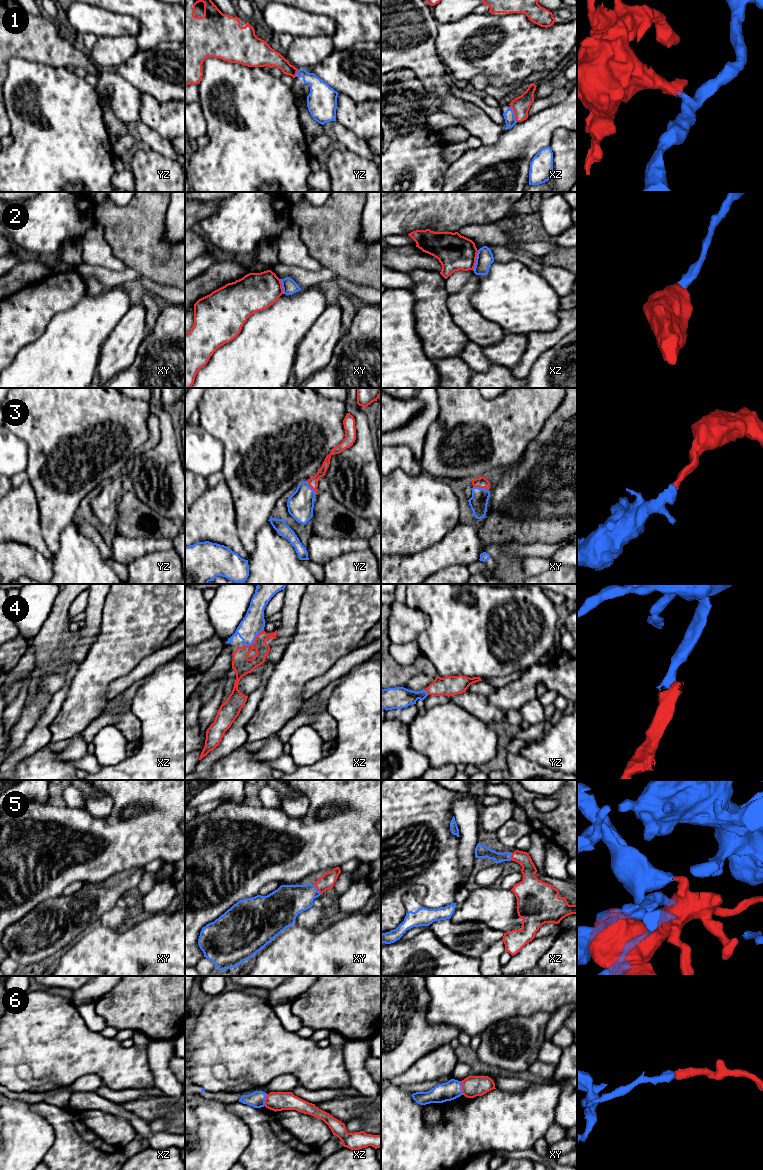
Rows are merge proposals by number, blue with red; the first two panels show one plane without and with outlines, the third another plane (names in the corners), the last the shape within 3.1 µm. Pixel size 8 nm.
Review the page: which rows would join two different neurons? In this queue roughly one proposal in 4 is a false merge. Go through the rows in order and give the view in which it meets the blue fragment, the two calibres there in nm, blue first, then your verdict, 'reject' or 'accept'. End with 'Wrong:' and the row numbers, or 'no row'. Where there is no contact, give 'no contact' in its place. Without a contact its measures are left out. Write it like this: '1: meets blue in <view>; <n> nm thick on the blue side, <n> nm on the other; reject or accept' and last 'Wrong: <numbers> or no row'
1: meets blue in xz; 90 nm thick on the blue side, 140 nm on the other; reject
2: meets blue in xz; 130 nm thick on the blue side, 280 nm on the other; reject
3: meets blue in xy; 150 nm thick on the blue side, 90 nm on the other; accept
4: meets blue in xz; 180 nm thick on the blue side, 150 nm on the other; accept
5: meets blue in xy; 260 nm thick on the blue side, 120 nm on the other; accept
6: meets blue in xy; 150 nm thick on the blue side, 170 nm on the other; reject
Wrong: 1, 2, 6

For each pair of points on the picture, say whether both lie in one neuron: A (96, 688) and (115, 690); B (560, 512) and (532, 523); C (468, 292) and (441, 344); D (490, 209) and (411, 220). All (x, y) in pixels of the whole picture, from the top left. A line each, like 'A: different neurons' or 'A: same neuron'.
A: different neurons
B: same neuron
C: different neurons
D: same neuron

